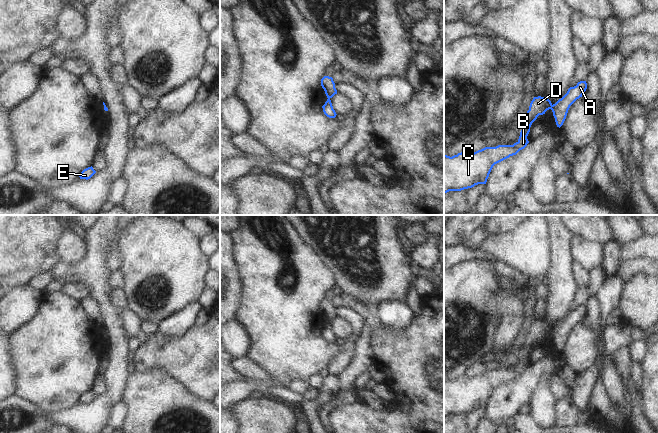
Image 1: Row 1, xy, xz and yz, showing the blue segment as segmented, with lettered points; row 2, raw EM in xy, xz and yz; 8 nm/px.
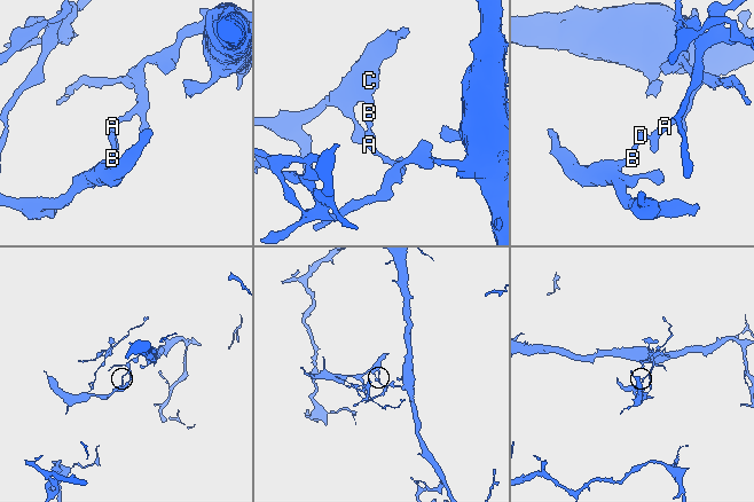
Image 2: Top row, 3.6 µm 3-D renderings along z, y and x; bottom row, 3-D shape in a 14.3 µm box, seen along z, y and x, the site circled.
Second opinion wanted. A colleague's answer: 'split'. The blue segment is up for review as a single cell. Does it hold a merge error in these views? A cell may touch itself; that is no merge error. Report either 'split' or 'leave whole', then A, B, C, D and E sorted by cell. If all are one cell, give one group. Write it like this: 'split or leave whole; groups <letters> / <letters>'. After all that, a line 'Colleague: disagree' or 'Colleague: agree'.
split; groups A / B C D E
Colleague: agree

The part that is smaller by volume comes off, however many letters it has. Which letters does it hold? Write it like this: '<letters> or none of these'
B, C, D, E

